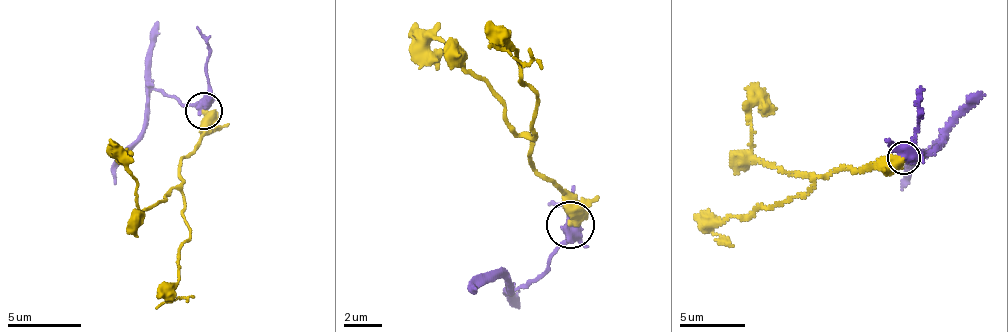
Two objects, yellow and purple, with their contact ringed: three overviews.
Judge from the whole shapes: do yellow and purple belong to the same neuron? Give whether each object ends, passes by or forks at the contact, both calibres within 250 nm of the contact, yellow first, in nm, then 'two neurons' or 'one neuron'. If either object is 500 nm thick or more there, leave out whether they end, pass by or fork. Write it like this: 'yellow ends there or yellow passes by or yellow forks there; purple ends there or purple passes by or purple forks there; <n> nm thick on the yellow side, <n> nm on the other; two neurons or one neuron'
600 nm thick on the yellow side, 480 nm on the other; two neurons

